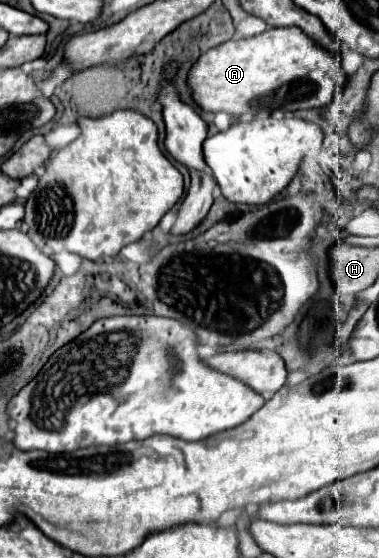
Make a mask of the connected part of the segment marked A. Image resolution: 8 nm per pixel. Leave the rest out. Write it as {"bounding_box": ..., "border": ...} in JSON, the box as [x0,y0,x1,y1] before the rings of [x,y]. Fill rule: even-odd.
{"bounding_box":[186,26,346,118],"border":[[[288,26],[288,28],[268,28],[266,32],[244,38],[244,40],[228,40],[220,46],[210,48],[204,52],[196,64],[188,70],[186,84],[190,88],[192,100],[204,110],[204,112],[226,112],[234,118],[242,114],[256,114],[260,108],[282,108],[296,112],[300,108],[324,108],[332,102],[334,94],[344,84],[346,74],[340,68],[340,62],[328,52],[320,50],[300,28]]]}

